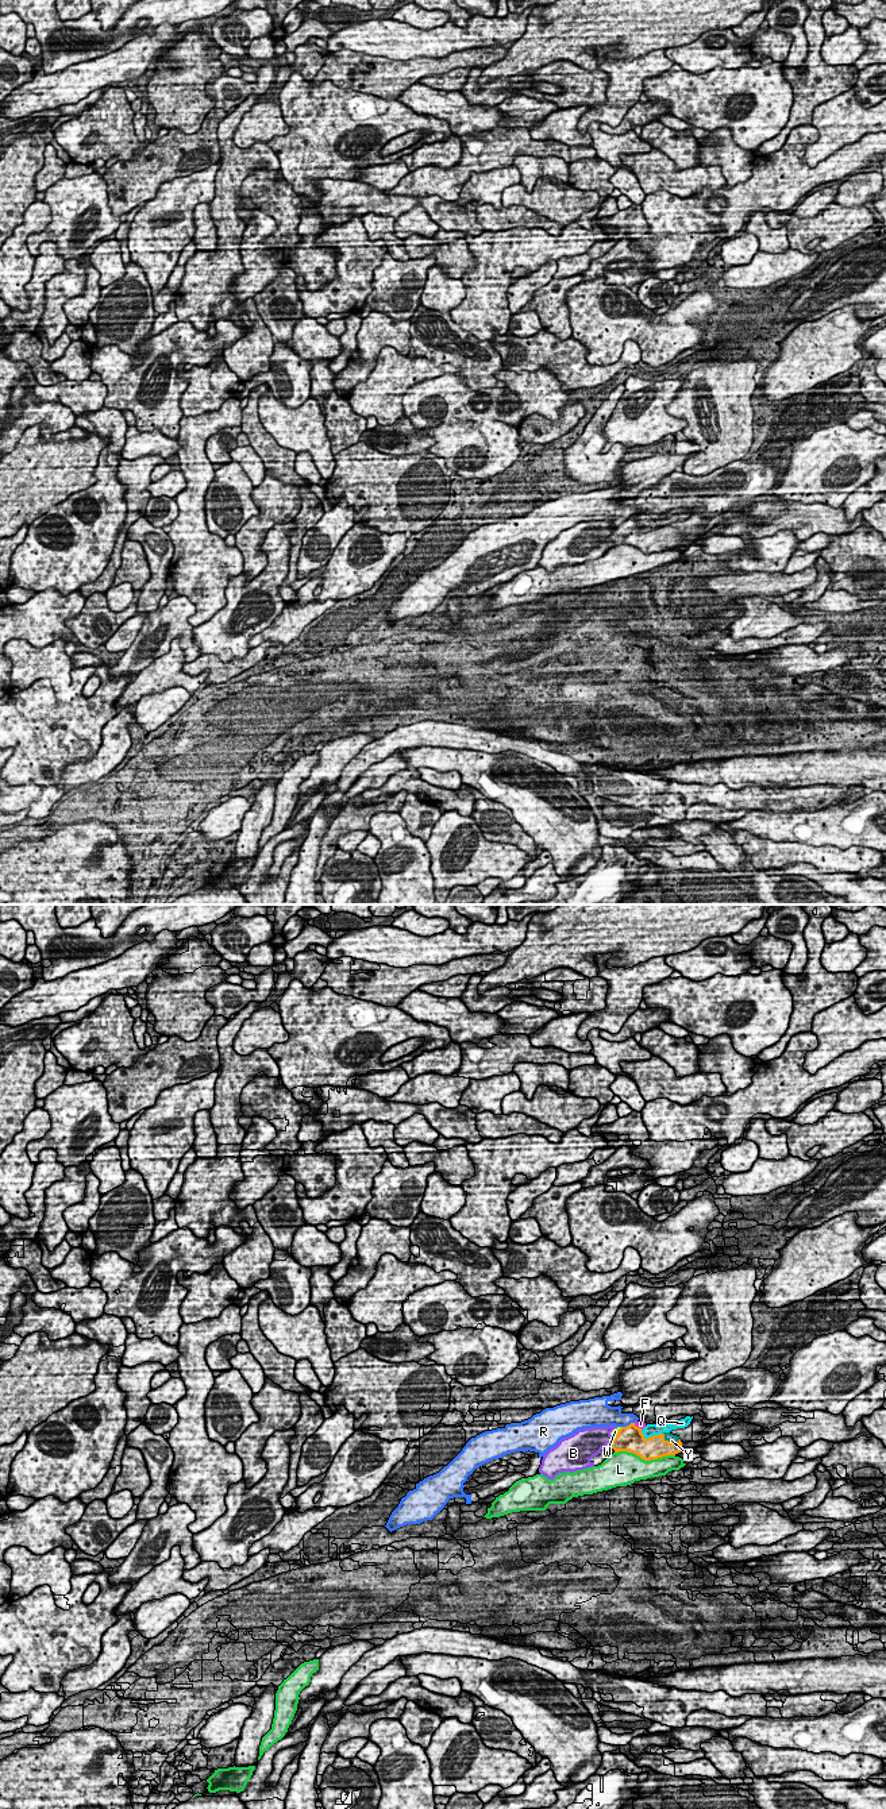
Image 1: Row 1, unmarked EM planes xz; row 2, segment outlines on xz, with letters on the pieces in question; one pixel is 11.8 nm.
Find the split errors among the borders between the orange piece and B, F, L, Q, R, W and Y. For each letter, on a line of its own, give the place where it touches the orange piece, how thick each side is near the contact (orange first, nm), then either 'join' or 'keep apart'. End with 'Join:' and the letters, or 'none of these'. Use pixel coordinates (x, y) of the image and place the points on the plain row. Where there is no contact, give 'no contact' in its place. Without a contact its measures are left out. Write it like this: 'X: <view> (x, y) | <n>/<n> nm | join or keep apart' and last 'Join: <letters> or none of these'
B: xz (611, 535) | 300/320 nm | keep apart
F: xz (638, 520) | 300/90 nm | keep apart
L: xz (644, 552) | 280/380 nm | keep apart
Q: xz (650, 531) | 300/160 nm | keep apart
R: xz (627, 519) | 300/220 nm | keep apart
W: xz (617, 525) | 300/70 nm | keep apart
Y: xz (669, 535) | 280/100 nm | join
Join: Y

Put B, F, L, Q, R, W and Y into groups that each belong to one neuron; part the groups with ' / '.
B / F Q W / L / R / Y

